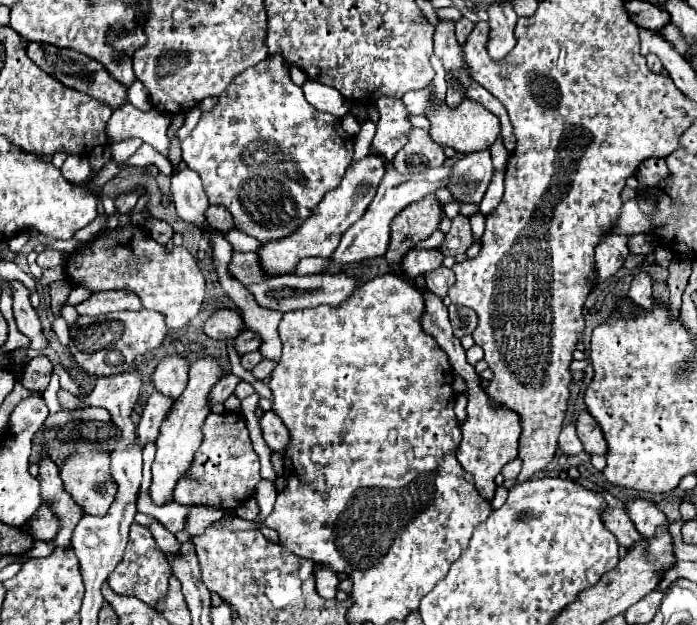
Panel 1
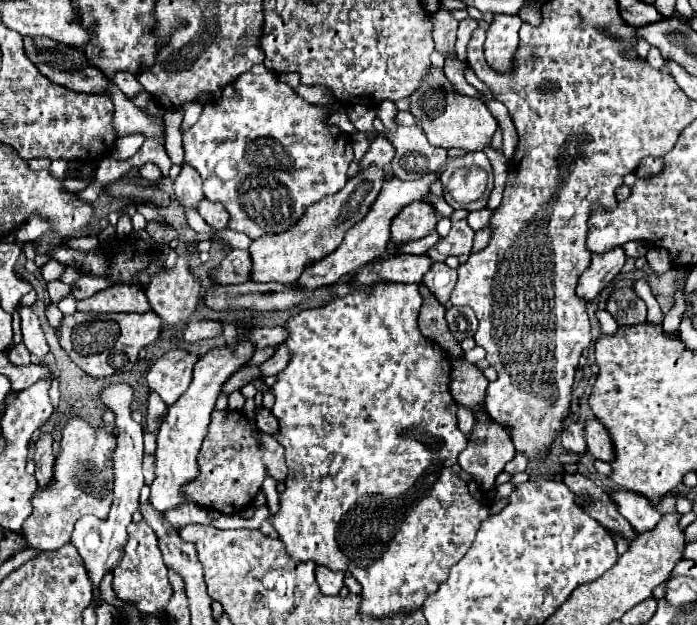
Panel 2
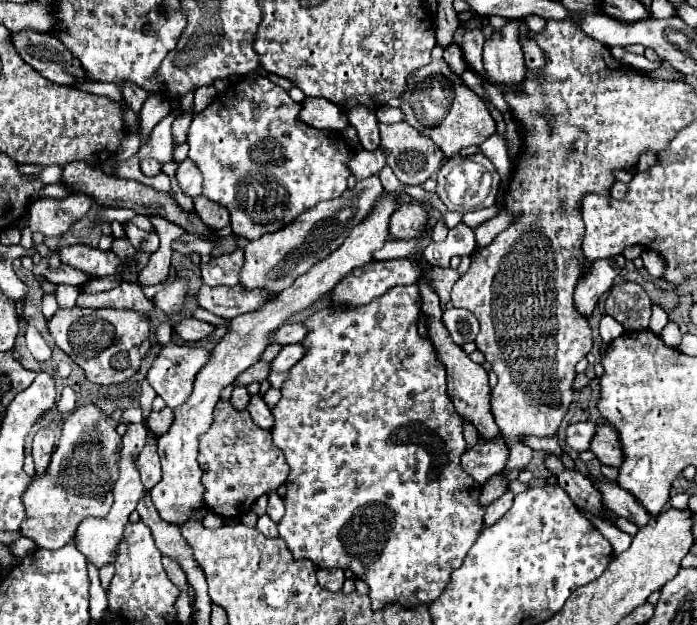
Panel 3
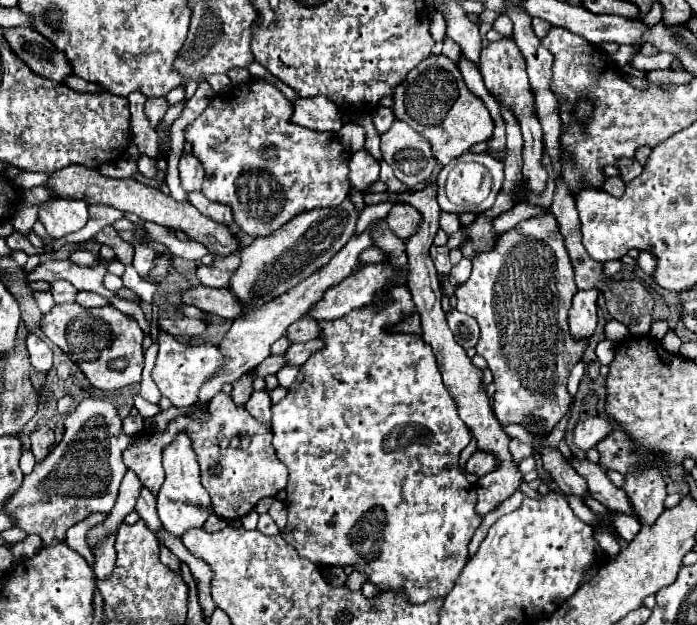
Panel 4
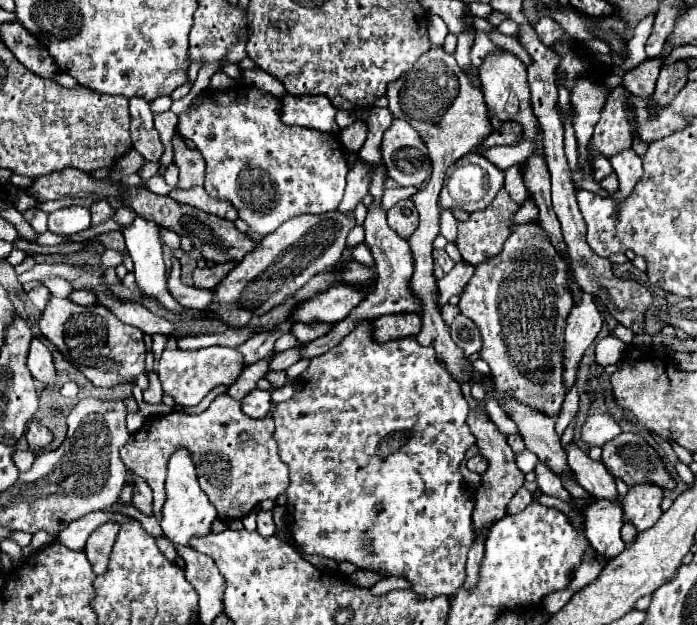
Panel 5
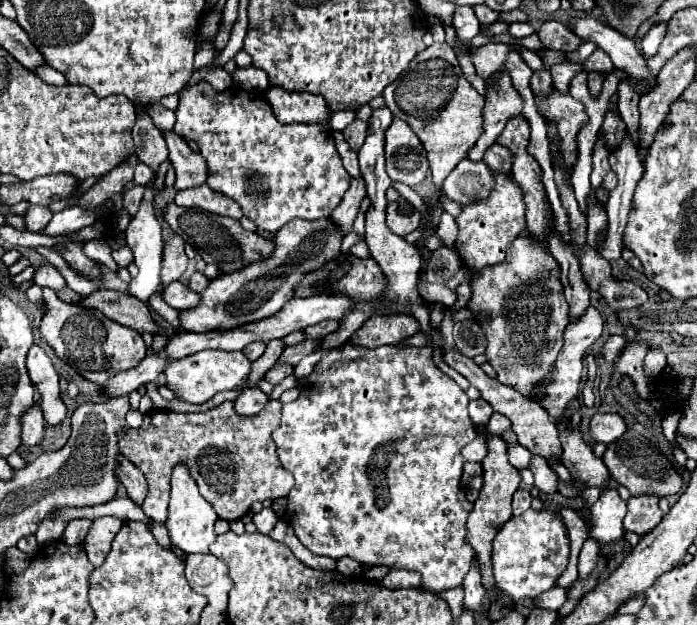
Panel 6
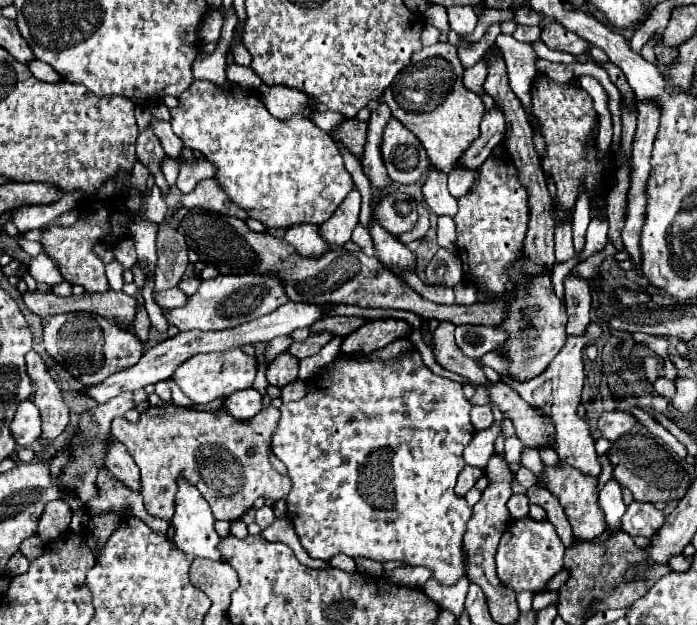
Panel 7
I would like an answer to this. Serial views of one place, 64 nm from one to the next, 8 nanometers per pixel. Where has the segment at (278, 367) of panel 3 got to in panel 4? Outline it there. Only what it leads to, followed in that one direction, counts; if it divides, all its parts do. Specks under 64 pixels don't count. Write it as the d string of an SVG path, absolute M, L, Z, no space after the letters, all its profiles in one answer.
M320 338L310 340L310 342L302 342L302 344L292 344L284 356L288 358L288 364L290 364L290 366L300 366L300 364L304 364L304 360L308 360L314 352L318 352L322 346L324 346L324 340L320 340Z

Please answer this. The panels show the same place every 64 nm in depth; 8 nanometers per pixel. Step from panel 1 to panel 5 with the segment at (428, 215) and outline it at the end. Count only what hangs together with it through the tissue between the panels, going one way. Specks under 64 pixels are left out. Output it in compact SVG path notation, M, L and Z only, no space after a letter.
M400 200L388 210L388 226L400 236L408 238L418 228L418 212L412 200Z

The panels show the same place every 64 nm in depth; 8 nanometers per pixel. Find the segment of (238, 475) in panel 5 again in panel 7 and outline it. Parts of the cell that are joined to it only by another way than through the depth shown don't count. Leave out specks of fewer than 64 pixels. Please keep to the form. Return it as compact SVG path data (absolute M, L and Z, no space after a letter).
M168 404L168 406L150 406L148 410L140 412L140 420L136 424L124 418L112 420L112 436L118 438L122 444L126 444L136 466L140 468L142 498L144 498L146 510L152 516L164 518L168 522L172 520L178 478L186 476L188 482L192 482L192 486L196 486L204 496L204 500L210 504L214 518L232 522L242 518L242 514L252 508L256 498L268 498L276 502L280 498L286 498L292 488L290 478L278 474L268 460L270 440L272 440L272 432L278 426L278 418L280 418L280 410L276 406L264 408L258 416L254 416L248 422L238 422L222 410L218 410L218 416L216 416L210 412L198 412L192 408Z

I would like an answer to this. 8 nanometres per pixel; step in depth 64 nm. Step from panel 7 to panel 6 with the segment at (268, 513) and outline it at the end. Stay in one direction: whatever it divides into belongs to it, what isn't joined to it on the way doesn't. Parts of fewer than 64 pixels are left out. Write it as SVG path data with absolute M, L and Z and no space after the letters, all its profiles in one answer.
M262 508L262 510L254 516L254 524L256 524L258 532L262 532L262 534L268 534L268 532L274 528L276 520L278 520L278 518L276 518L276 514L274 514L272 508Z

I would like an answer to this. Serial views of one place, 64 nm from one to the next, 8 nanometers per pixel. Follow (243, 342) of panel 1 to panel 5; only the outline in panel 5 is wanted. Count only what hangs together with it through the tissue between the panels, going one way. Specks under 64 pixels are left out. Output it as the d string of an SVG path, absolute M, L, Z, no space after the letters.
M318 322L318 324L296 324L292 328L294 336L298 338L298 342L302 344L308 344L320 336L324 336L328 330L332 330L332 324L324 324L324 322Z

